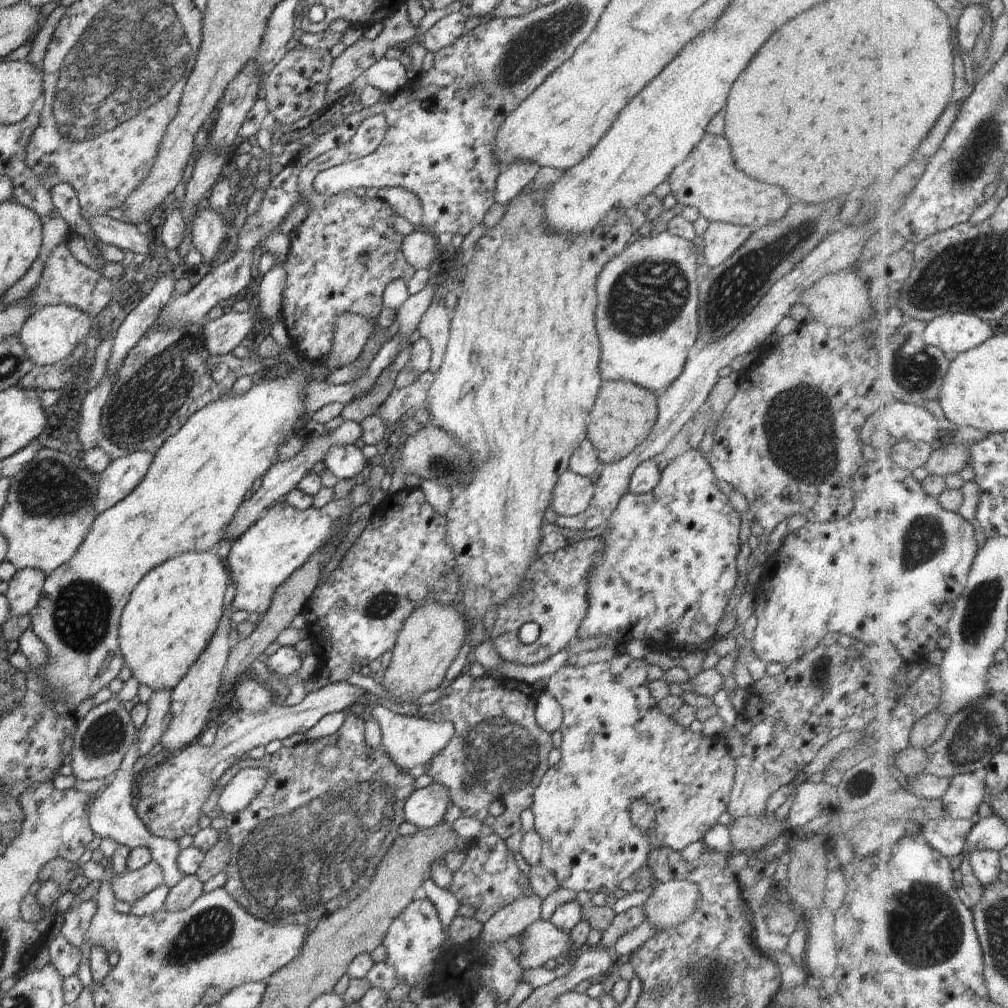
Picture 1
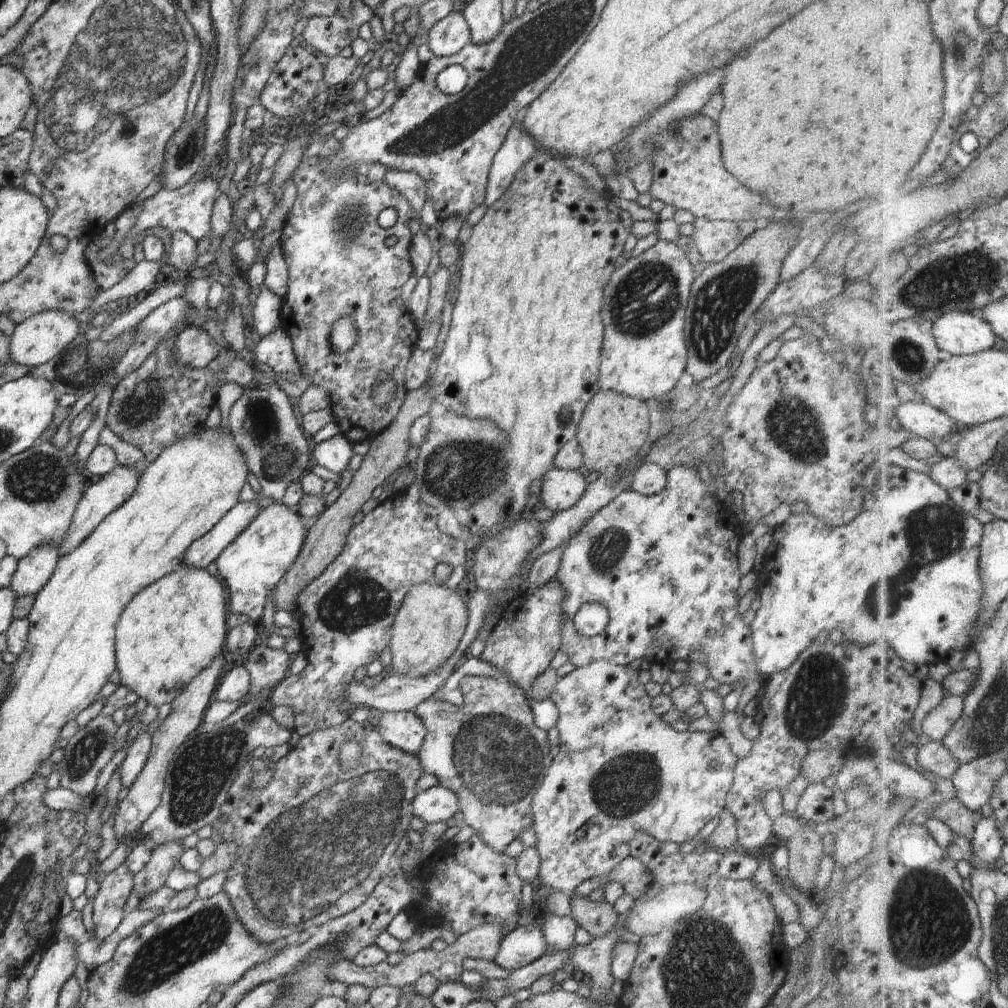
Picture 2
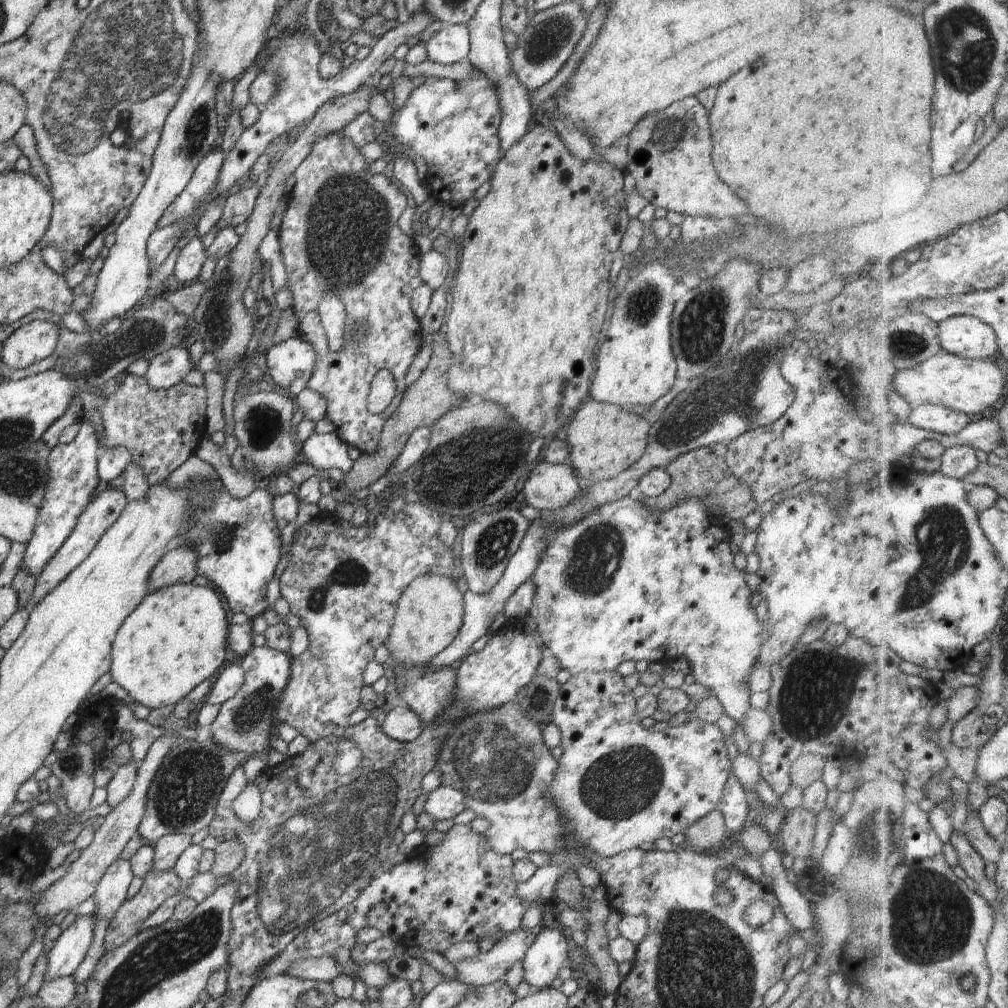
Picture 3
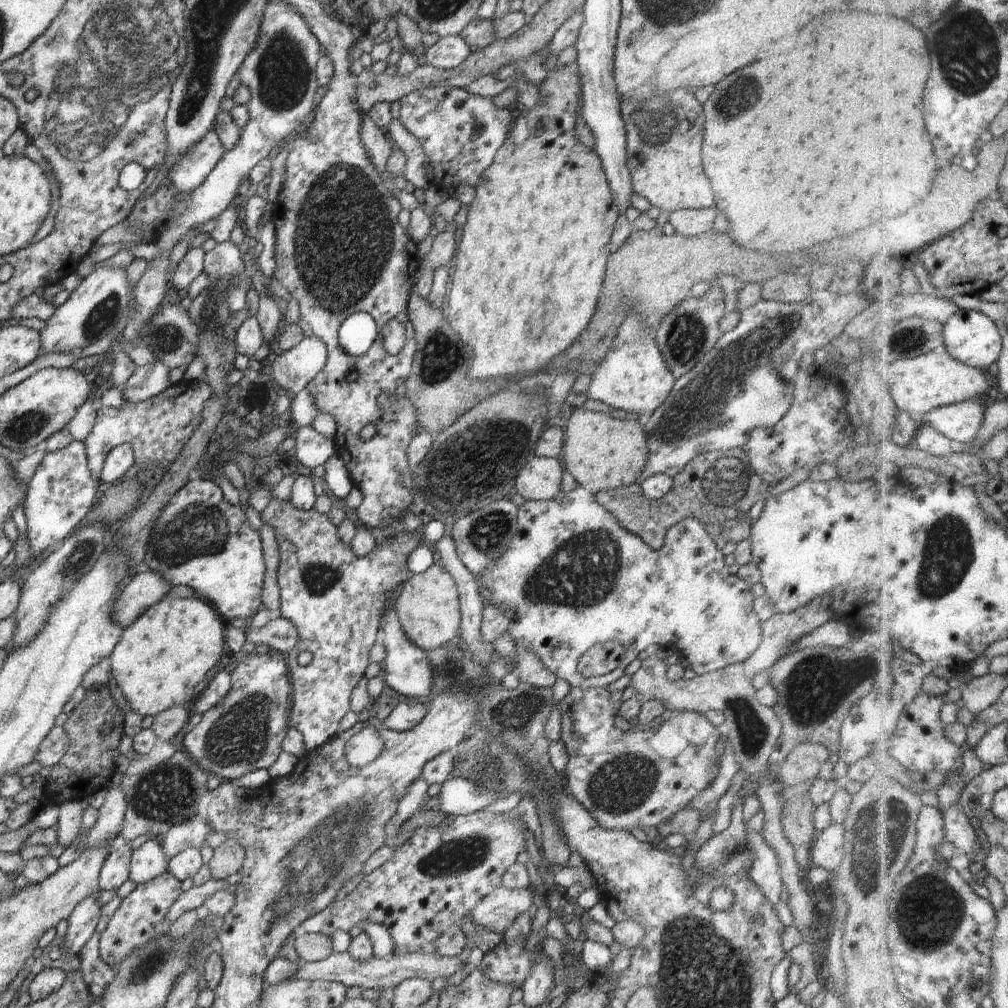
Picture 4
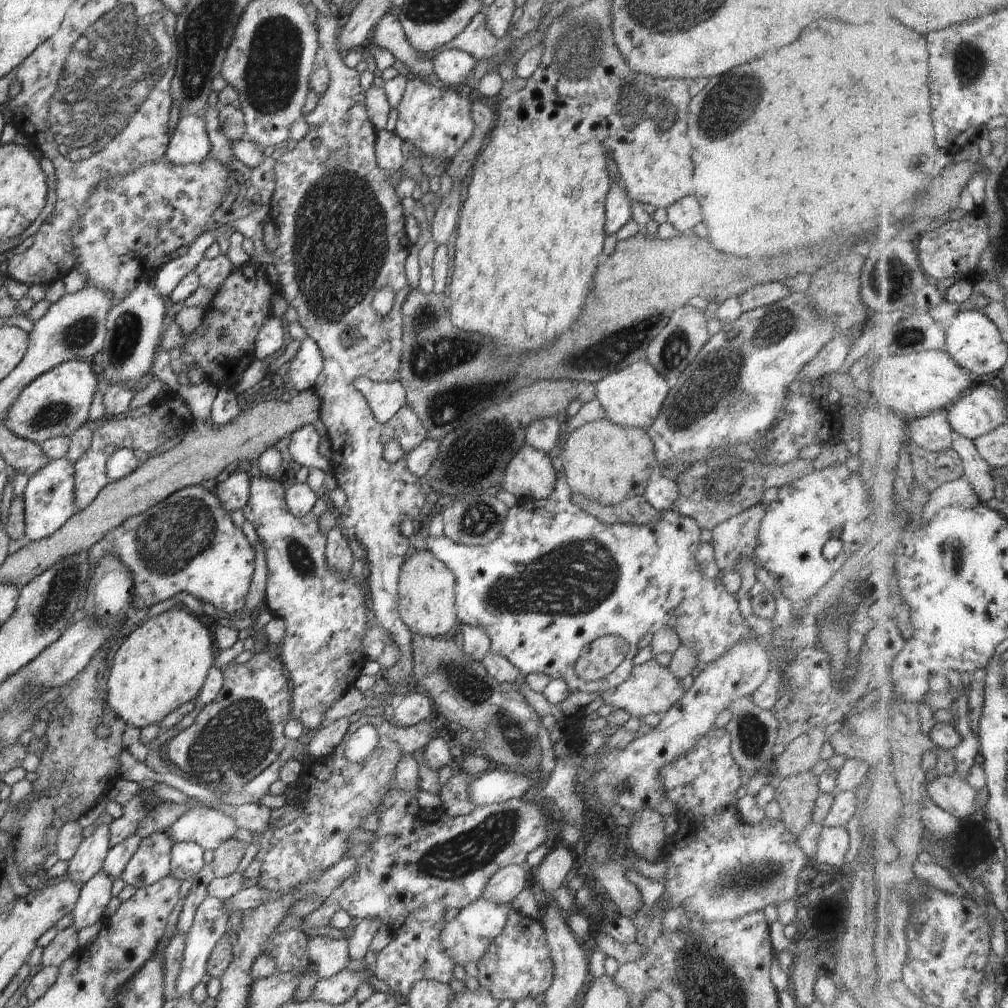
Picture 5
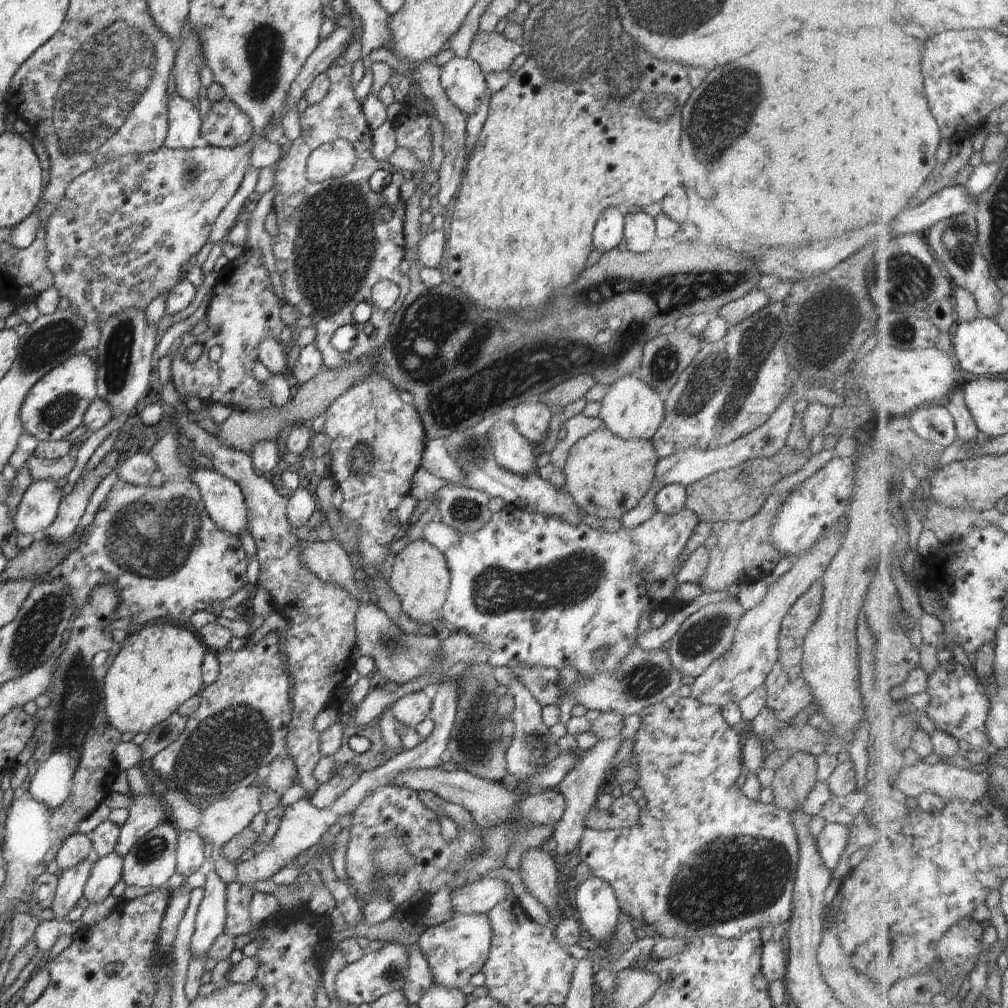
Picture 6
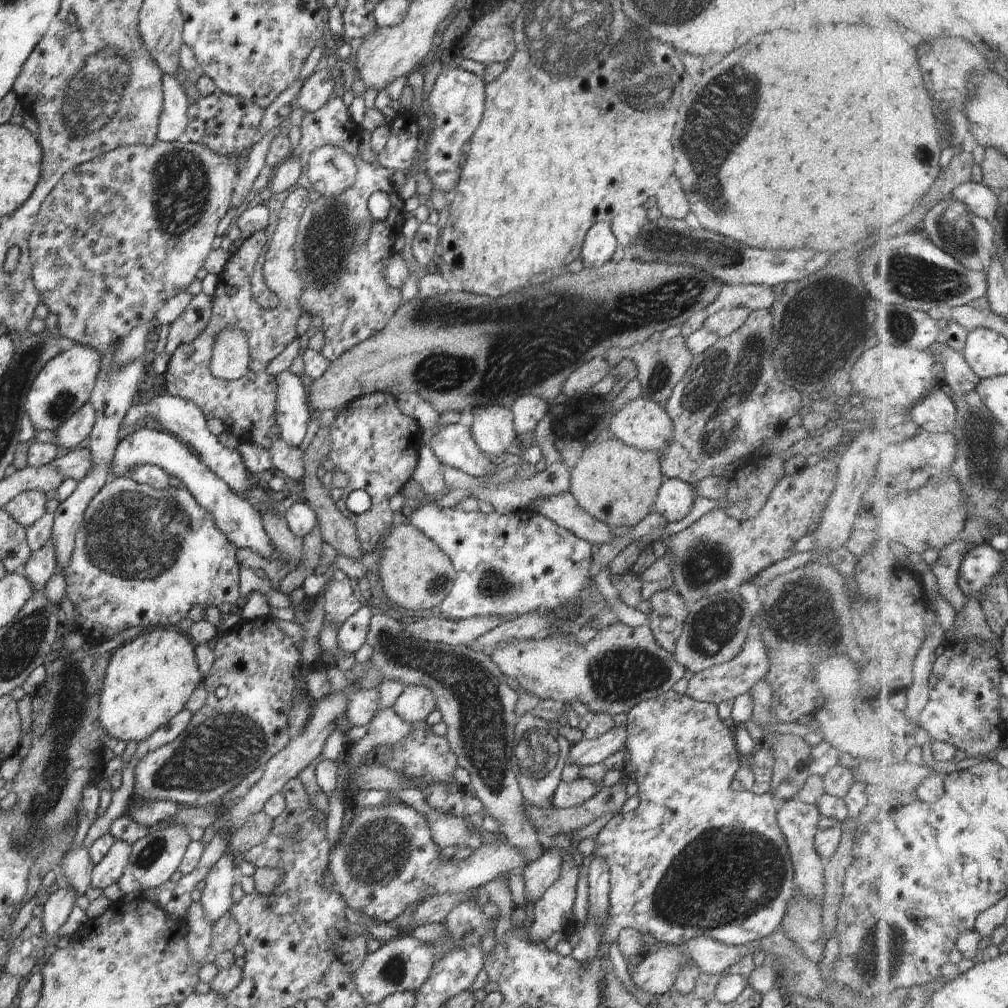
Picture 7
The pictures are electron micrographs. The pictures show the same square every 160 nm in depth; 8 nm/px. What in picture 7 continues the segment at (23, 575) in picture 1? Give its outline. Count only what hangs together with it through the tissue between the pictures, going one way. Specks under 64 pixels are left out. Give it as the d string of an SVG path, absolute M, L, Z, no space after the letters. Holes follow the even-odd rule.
M26 491L15 496L2 510L27 529L46 513L46 502L45 493Z

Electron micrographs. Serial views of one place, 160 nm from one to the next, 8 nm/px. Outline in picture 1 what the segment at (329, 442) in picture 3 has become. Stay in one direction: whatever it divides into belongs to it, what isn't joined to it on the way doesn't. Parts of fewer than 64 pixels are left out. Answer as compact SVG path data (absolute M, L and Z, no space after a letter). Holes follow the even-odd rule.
M361 444L330 447L323 462L325 468L340 479L354 479L368 464L362 455Z

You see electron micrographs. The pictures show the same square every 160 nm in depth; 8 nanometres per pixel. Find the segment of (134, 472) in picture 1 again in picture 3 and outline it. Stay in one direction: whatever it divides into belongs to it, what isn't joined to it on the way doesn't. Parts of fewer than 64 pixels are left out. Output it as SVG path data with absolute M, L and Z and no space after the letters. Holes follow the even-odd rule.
M108 487L102 491L98 490L94 494L92 500L88 502L88 506L84 508L84 512L80 514L80 518L78 518L72 534L66 538L66 542L62 544L60 550L54 554L51 560L48 560L47 566L44 566L44 570L40 572L40 576L36 580L34 592L32 592L32 598L30 598L30 602L28 602L28 607L26 608L28 611L36 606L48 592L52 592L78 564L82 564L88 558L90 552L94 550L94 546L98 544L98 540L102 538L102 534L116 522L118 516L120 516L127 504L126 494L116 488Z

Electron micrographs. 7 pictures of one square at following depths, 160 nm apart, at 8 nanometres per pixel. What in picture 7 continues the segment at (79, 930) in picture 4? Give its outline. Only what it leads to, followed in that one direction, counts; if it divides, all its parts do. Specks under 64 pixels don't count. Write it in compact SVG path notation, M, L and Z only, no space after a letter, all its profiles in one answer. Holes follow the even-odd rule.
M115 840L112 848L104 855L104 858L92 869L91 886L94 888L106 888L122 876L131 855L131 846L125 841Z

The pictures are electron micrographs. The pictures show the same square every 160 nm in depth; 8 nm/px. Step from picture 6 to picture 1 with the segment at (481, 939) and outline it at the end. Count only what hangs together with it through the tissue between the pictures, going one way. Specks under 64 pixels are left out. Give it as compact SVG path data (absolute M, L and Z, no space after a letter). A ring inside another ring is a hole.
M622 652L608 661L592 663L583 668L572 665L564 665L550 678L546 679L544 692L553 696L563 708L563 721L560 725L562 742L560 745L561 759L557 764L550 767L542 777L541 783L536 787L533 794L531 809L535 817L534 830L541 838L540 864L548 869L558 881L560 888L573 890L578 894L584 890L590 892L604 892L606 895L613 894L618 884L624 878L631 876L640 867L647 866L649 848L658 845L681 851L691 842L702 840L704 835L718 822L718 818L727 810L731 790L735 783L735 760L730 756L726 740L721 736L707 737L702 733L693 732L690 727L680 726L673 721L672 717L662 714L657 707L657 700L650 694L649 681L646 677L649 665L645 659L632 659L629 654ZM626 800L644 801L653 806L656 826L653 832L642 833L628 817L628 803Z

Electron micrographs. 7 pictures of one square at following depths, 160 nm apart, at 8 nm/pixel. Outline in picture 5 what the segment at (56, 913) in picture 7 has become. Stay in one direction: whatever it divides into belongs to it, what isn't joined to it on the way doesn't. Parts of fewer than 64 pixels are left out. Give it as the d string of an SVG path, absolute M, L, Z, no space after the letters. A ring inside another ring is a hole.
M100 825L80 843L76 854L69 860L65 877L79 885L88 882L103 870L103 862L110 849L109 825Z

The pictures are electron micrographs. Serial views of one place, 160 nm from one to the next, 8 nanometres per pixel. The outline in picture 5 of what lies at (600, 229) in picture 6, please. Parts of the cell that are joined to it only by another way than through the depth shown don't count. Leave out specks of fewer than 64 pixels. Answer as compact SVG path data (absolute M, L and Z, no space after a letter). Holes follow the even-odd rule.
M610 182L610 189L605 198L605 225L606 236L618 232L631 219L630 196L622 182Z

